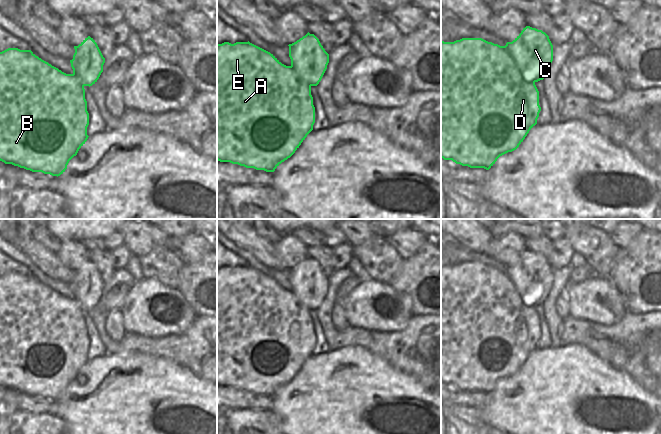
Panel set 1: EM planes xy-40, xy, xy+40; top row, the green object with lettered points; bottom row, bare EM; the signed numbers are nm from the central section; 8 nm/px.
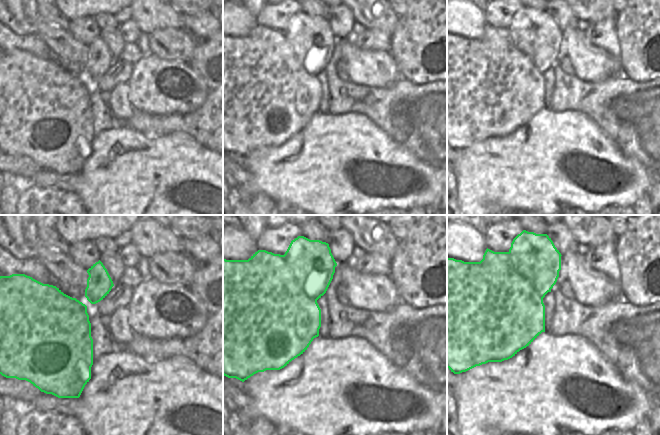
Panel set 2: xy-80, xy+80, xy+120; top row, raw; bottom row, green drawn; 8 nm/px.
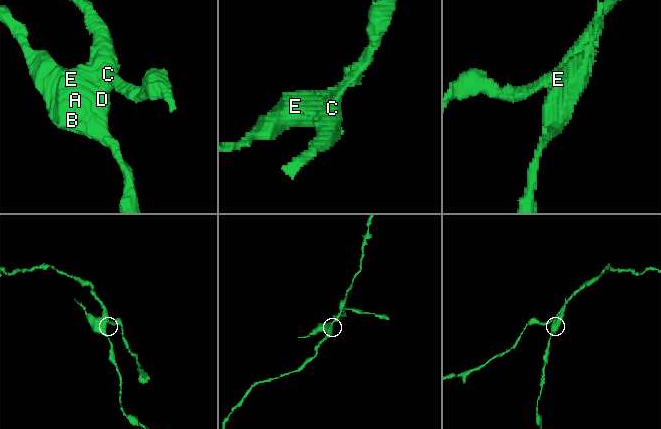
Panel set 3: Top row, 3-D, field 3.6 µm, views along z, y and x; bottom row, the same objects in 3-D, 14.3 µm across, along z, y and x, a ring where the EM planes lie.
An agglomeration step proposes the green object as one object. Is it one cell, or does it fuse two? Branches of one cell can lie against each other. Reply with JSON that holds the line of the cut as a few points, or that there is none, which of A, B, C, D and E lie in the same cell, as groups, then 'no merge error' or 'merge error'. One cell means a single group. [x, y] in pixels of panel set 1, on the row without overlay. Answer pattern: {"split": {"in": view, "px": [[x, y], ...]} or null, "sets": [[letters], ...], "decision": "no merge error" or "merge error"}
{"split": {"in": "xy+40", "px": [[505, 269], [521, 298], [528, 305], [534, 306]]}, "sets": [["A", "B", "D", "E"], ["C"]], "decision": "merge error"}

